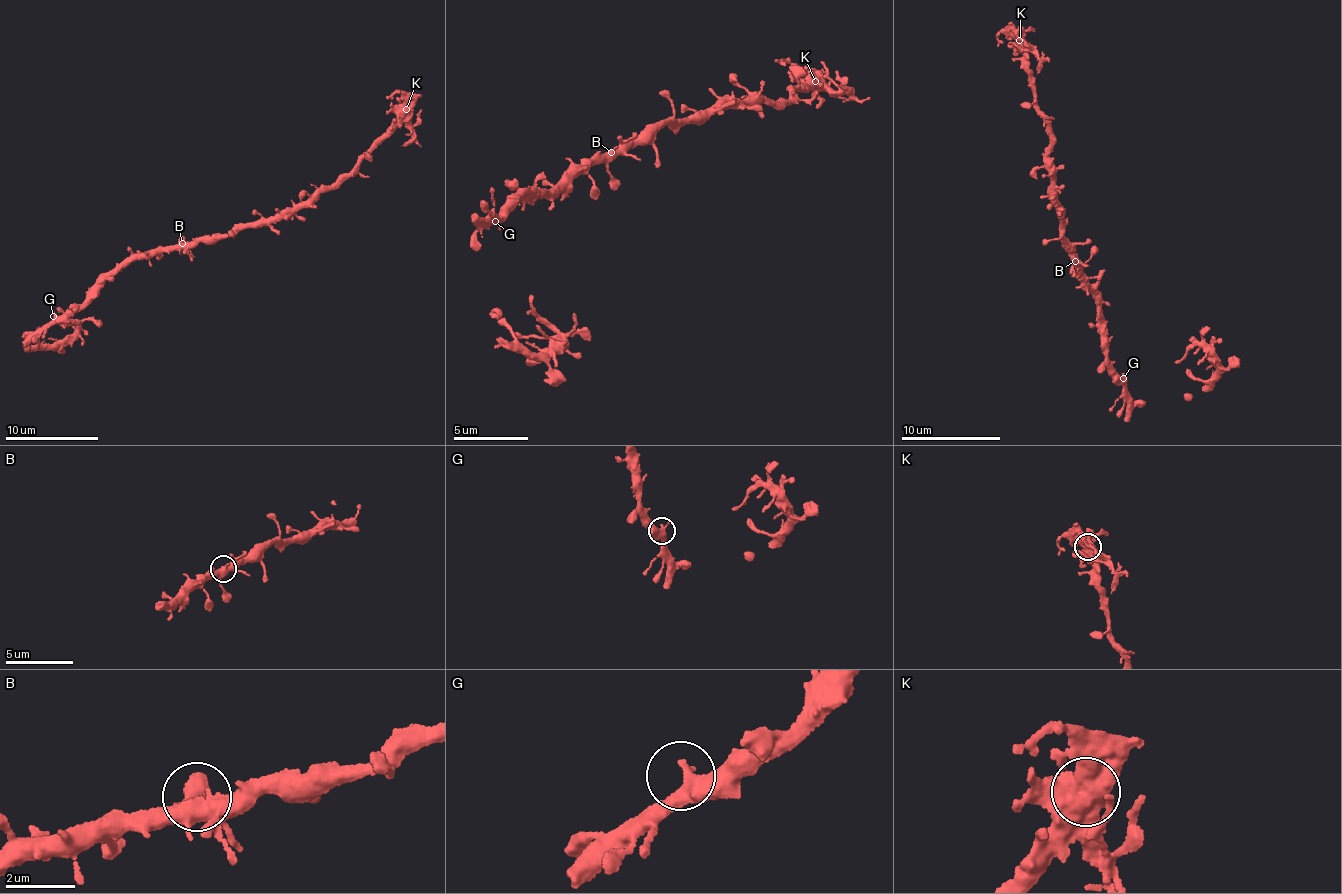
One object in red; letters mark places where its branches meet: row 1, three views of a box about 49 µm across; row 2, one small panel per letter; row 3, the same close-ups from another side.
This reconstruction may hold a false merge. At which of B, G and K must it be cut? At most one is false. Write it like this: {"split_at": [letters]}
{"split_at": ["K"]}

